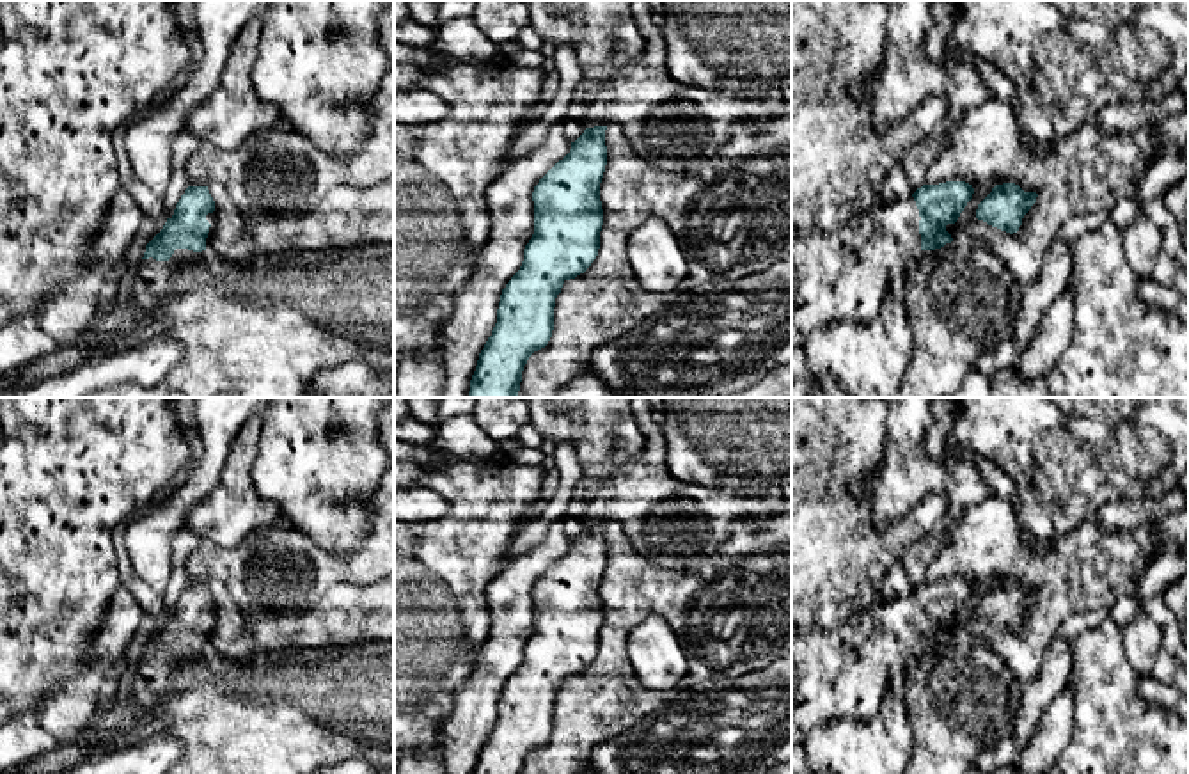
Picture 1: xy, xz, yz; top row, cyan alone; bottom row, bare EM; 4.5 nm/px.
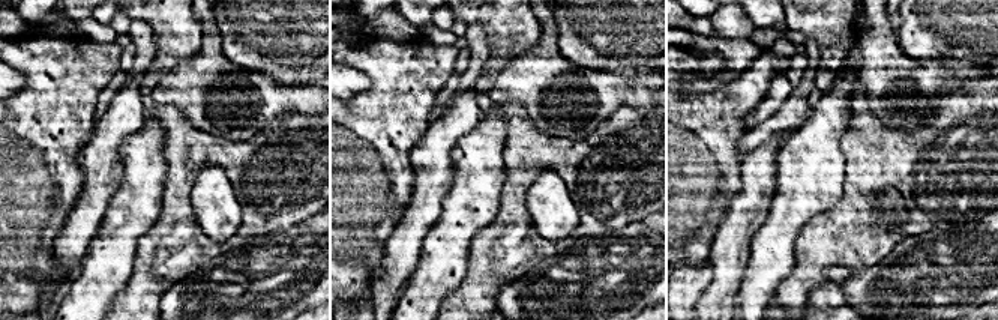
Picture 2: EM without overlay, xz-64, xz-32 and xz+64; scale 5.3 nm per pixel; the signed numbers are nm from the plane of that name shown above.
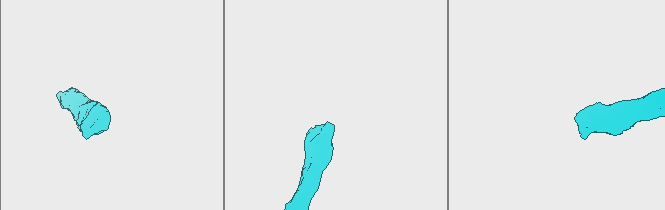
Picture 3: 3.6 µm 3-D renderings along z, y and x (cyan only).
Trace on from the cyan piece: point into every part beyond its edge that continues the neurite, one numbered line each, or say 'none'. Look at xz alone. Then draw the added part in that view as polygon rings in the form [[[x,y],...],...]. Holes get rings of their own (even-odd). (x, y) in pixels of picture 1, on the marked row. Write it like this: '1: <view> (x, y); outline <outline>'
none

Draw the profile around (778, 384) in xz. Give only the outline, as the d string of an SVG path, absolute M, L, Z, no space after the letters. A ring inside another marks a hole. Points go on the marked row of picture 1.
M781 366L754 385L726 398L791 398L791 366Z

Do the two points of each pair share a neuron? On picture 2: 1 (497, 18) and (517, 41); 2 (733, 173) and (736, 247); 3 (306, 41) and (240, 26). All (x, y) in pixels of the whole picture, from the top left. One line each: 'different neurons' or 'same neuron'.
1: same neuron
2: different neurons
3: same neuron

